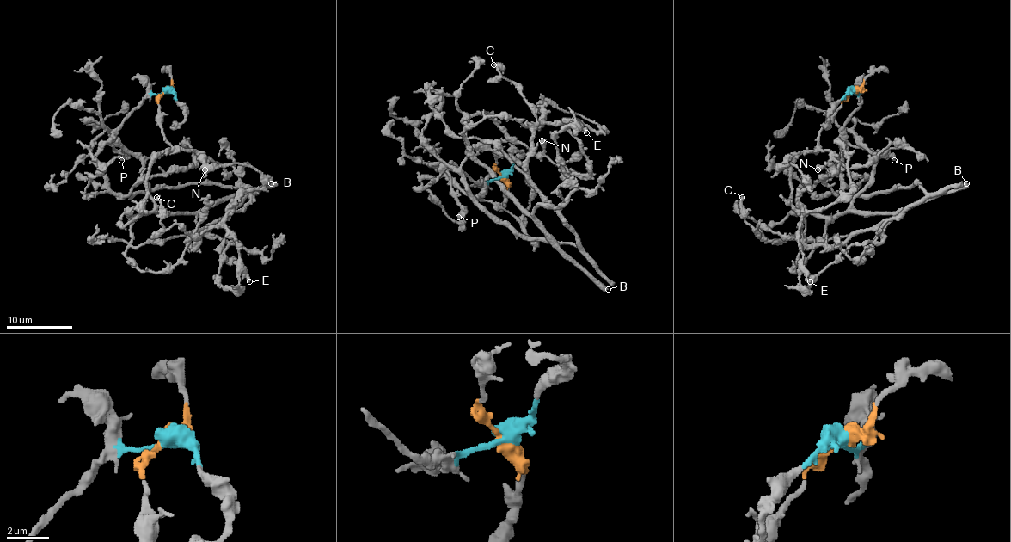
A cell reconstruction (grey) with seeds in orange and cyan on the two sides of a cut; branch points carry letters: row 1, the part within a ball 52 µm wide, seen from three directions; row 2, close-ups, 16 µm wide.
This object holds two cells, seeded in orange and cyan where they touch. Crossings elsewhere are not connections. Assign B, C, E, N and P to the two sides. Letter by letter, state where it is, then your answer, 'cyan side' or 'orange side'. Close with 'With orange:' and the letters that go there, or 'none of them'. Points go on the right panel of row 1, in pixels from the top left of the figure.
B: place (966, 183); orange side
C: place (742, 197); cyan side
E: place (810, 281); cyan side
N: place (817, 169); orange side
P: place (894, 160); cyan side
With orange: B, N

